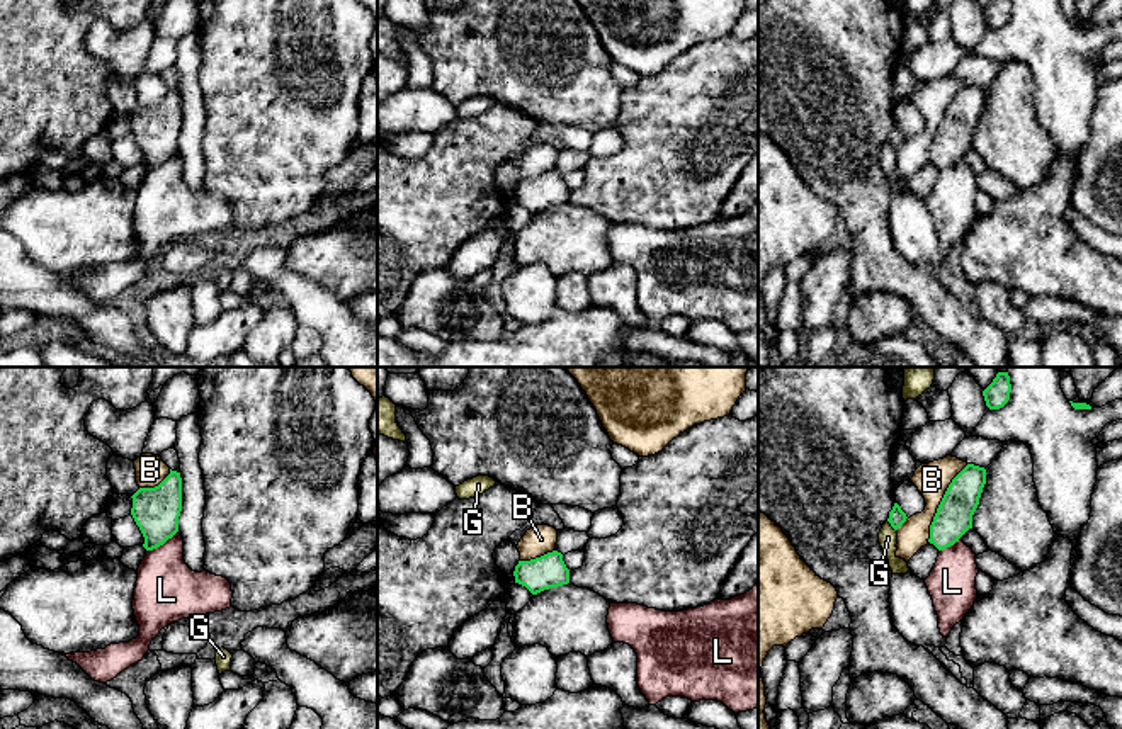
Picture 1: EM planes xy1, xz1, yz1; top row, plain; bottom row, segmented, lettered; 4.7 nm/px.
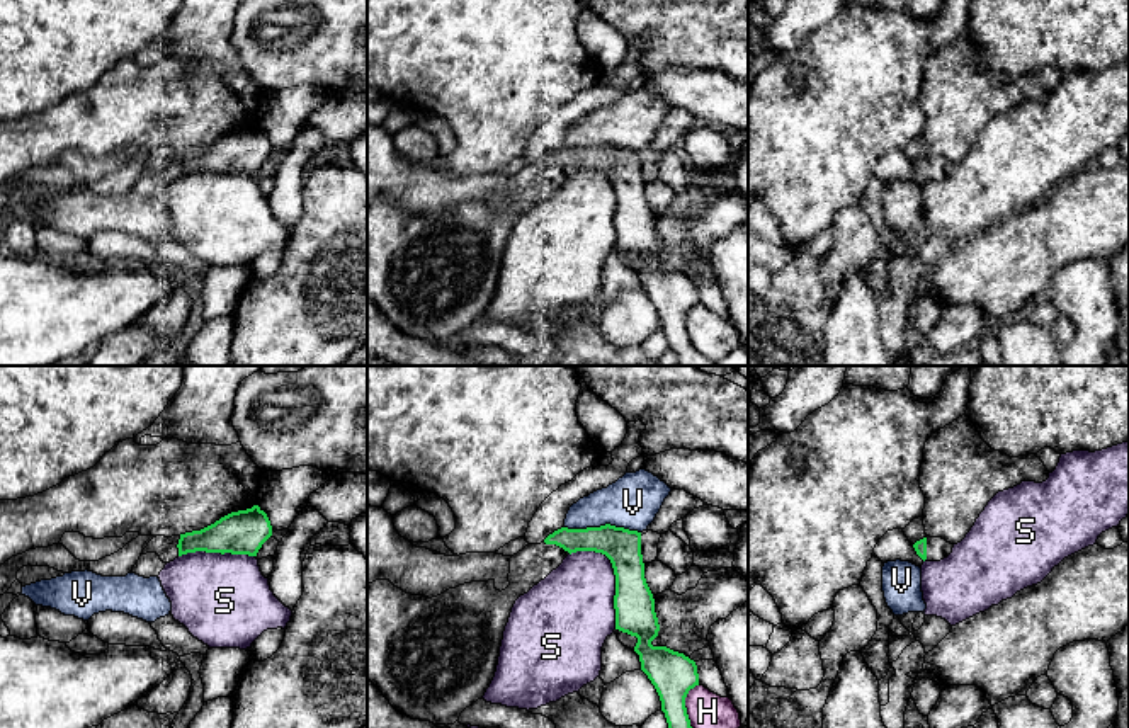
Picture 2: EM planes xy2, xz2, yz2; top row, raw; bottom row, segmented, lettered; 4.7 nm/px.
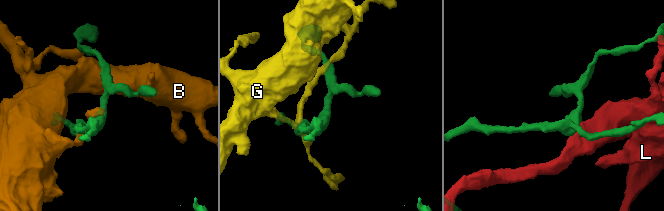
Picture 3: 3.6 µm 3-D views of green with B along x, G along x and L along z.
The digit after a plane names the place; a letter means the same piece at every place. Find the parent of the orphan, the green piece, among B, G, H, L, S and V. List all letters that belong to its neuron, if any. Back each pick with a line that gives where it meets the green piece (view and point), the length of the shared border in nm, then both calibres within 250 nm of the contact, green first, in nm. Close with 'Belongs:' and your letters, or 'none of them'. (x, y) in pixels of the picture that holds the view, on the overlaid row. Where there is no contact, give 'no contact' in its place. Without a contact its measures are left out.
Belongs: none of them

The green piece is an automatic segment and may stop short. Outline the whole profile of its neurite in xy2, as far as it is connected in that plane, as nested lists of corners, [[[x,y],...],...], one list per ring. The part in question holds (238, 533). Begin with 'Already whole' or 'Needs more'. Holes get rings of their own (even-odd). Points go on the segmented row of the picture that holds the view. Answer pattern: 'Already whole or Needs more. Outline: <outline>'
Needs more. Outline: [[[253,505],[231,512],[201,531],[172,537],[156,536],[141,555],[156,553],[163,563],[196,551],[257,556],[270,536],[272,526],[267,514]]]

